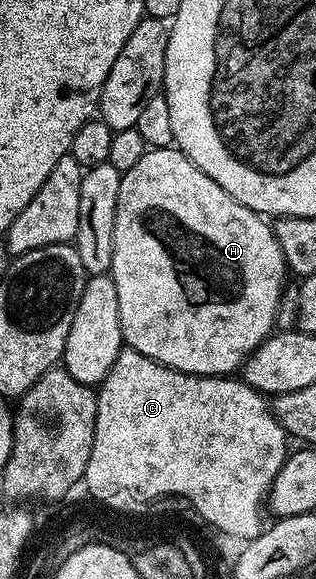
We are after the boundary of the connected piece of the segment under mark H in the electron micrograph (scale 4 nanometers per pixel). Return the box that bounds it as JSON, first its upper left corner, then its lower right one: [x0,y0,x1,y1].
[111,147,287,377]

